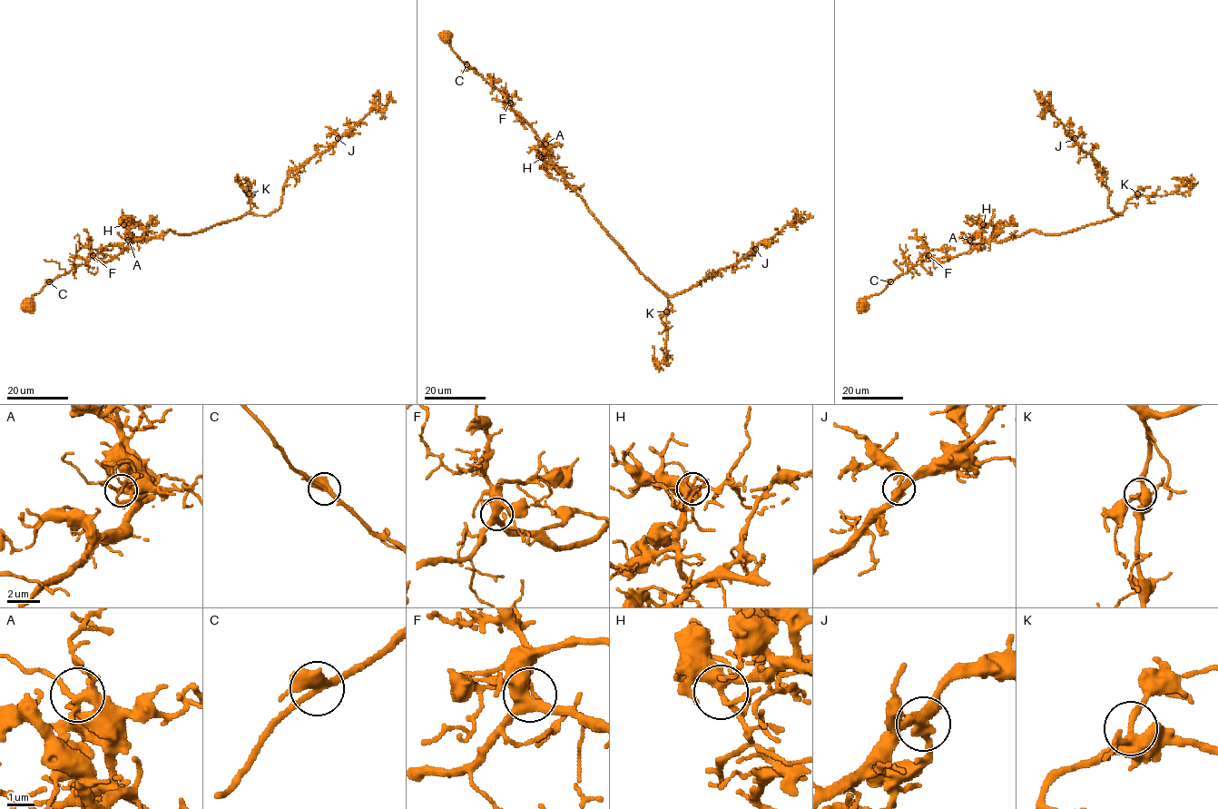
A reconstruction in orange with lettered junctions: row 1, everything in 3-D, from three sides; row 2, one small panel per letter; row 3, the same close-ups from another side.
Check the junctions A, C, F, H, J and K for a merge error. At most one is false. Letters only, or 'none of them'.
none of them

